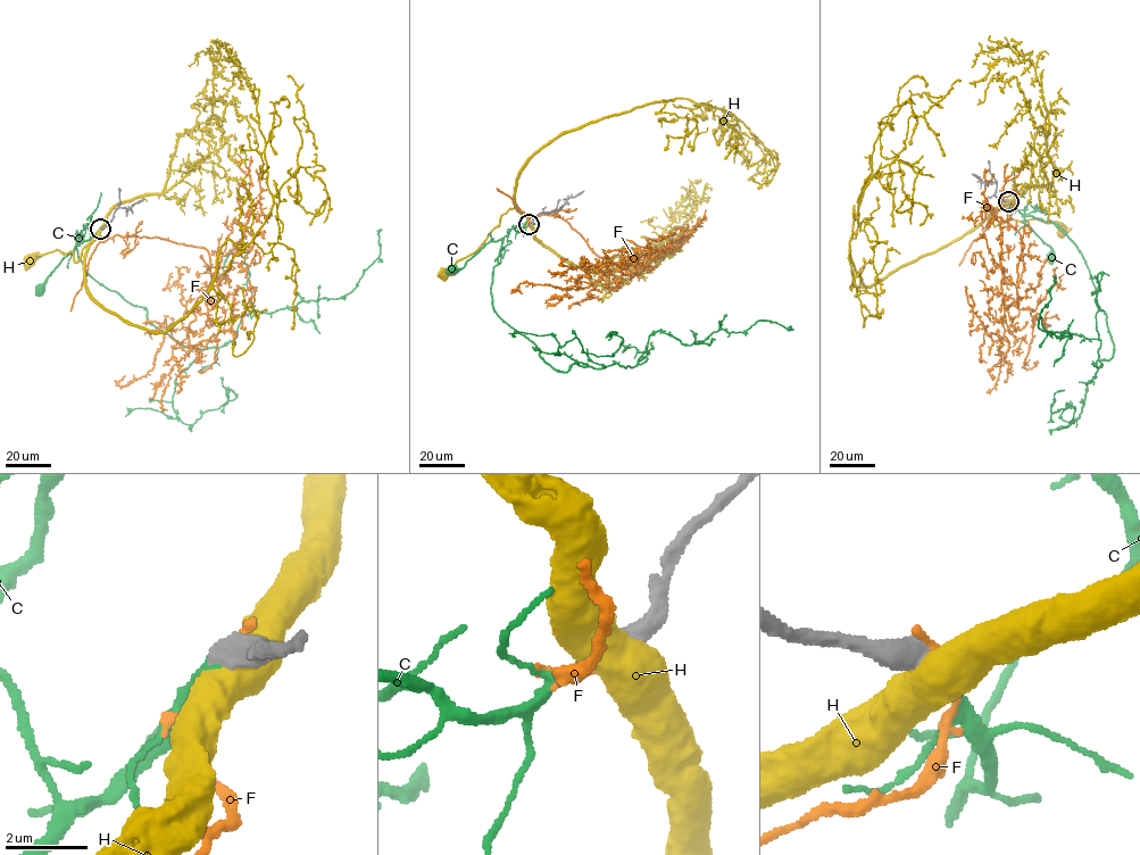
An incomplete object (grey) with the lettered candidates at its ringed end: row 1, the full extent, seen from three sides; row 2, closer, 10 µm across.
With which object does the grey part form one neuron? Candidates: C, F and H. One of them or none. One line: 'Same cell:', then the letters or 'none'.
Same cell: C

